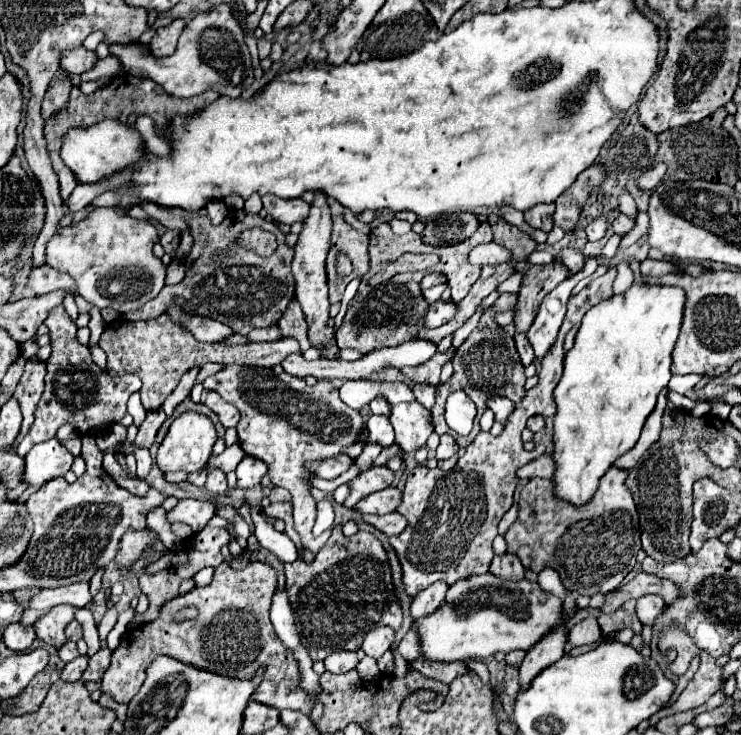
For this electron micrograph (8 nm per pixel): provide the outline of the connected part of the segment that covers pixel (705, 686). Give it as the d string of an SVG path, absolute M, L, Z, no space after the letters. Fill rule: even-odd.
M700 652L700 668L696 670L694 678L688 682L688 686L682 690L678 700L670 706L674 710L690 710L698 708L702 702L710 698L710 692L716 692L720 686L720 668L716 666L716 660Z

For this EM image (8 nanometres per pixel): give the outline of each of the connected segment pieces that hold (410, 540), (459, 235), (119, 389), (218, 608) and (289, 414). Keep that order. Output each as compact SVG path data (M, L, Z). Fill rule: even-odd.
M610 268L604 276L592 280L586 288L582 288L576 296L568 300L568 312L558 332L556 344L550 348L550 354L546 354L546 358L542 358L540 362L538 384L532 390L528 390L526 396L516 404L500 436L490 436L486 432L480 432L476 440L468 446L466 454L458 458L456 466L448 472L442 472L438 468L428 470L426 466L416 466L408 472L402 500L396 508L402 516L406 516L408 526L402 534L388 538L388 542L392 544L400 560L404 592L410 598L414 598L420 590L428 588L438 580L444 580L448 586L452 586L462 578L488 572L488 566L494 558L492 540L498 536L496 526L512 506L512 494L518 484L516 470L536 460L546 451L544 444L536 445L533 451L524 450L520 432L526 428L526 420L530 416L540 414L548 418L554 414L552 390L562 378L564 336L574 324L582 322L584 314L592 306L614 296L612 292L614 278L616 278L616 268Z
M446 212L432 218L424 232L422 242L434 244L434 246L446 246L446 244L458 244L470 238L480 226L480 218L472 212Z
M56 306L50 316L44 322L50 328L50 340L52 340L52 356L46 362L46 388L40 398L34 426L30 428L30 434L20 442L16 452L24 456L30 452L30 448L38 442L50 440L56 436L56 430L62 424L74 424L78 432L82 434L100 434L114 422L122 420L126 414L126 402L128 398L140 390L142 382L136 374L126 376L108 376L108 372L102 372L90 358L88 346L82 346L76 340L76 324L70 320L66 310L62 306Z
M250 560L242 570L234 570L228 562L222 562L214 570L214 578L208 586L196 586L188 594L172 598L162 606L158 620L124 634L120 646L112 652L110 668L102 678L102 692L128 704L146 678L146 666L160 654L166 654L184 664L228 678L254 678L264 666L264 678L250 700L276 710L300 710L310 716L312 698L300 686L298 662L294 660L294 654L280 644L270 622L270 594L274 594L276 586L276 570L264 562ZM186 606L198 608L198 618L180 624L174 622L172 616Z
M224 366L204 380L204 388L218 392L226 402L240 410L242 416L236 430L242 450L248 456L266 462L274 486L292 492L294 530L298 532L302 546L318 552L330 538L330 530L320 536L312 534L316 502L310 496L310 486L306 482L312 474L306 474L302 466L306 460L332 458L334 454L340 454L342 448L354 444L364 428L360 414L340 400L338 390L330 382L318 380L314 386L308 386L304 380L286 372L276 374L272 368L250 370L248 366Z

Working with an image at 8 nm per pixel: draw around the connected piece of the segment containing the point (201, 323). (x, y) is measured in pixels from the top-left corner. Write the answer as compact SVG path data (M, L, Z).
M172 306L172 310L168 314L174 316L176 322L180 322L182 326L186 326L186 330L190 328L190 332L194 334L194 338L200 340L200 342L216 344L216 342L224 342L228 336L234 334L226 324L214 322L210 318L198 318L198 316L186 318L186 314L182 314L182 310L178 310L178 306Z

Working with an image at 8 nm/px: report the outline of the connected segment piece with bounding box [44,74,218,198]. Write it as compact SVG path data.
M122 74L122 76L112 78L112 82L108 86L104 86L102 90L96 90L94 94L88 94L88 96L82 94L78 86L74 86L72 92L70 92L70 100L68 100L66 107L60 110L56 116L46 121L44 125L44 138L47 142L50 162L52 162L52 168L54 168L56 176L58 176L58 182L60 182L60 196L62 198L70 196L70 192L78 184L74 174L70 174L70 170L66 170L66 166L62 166L62 158L60 158L60 138L64 137L64 134L70 128L92 126L94 122L104 120L104 118L126 122L126 118L130 114L136 114L136 116L148 114L156 122L156 134L160 138L166 138L170 120L174 116L184 116L184 114L198 112L198 110L202 110L202 106L208 106L216 98L218 98L218 94L212 92L212 90L206 90L206 92L202 92L198 96L192 96L192 98L174 98L172 94L166 94L162 90L162 86L158 86L150 78L136 78L136 76L130 76L130 74Z

